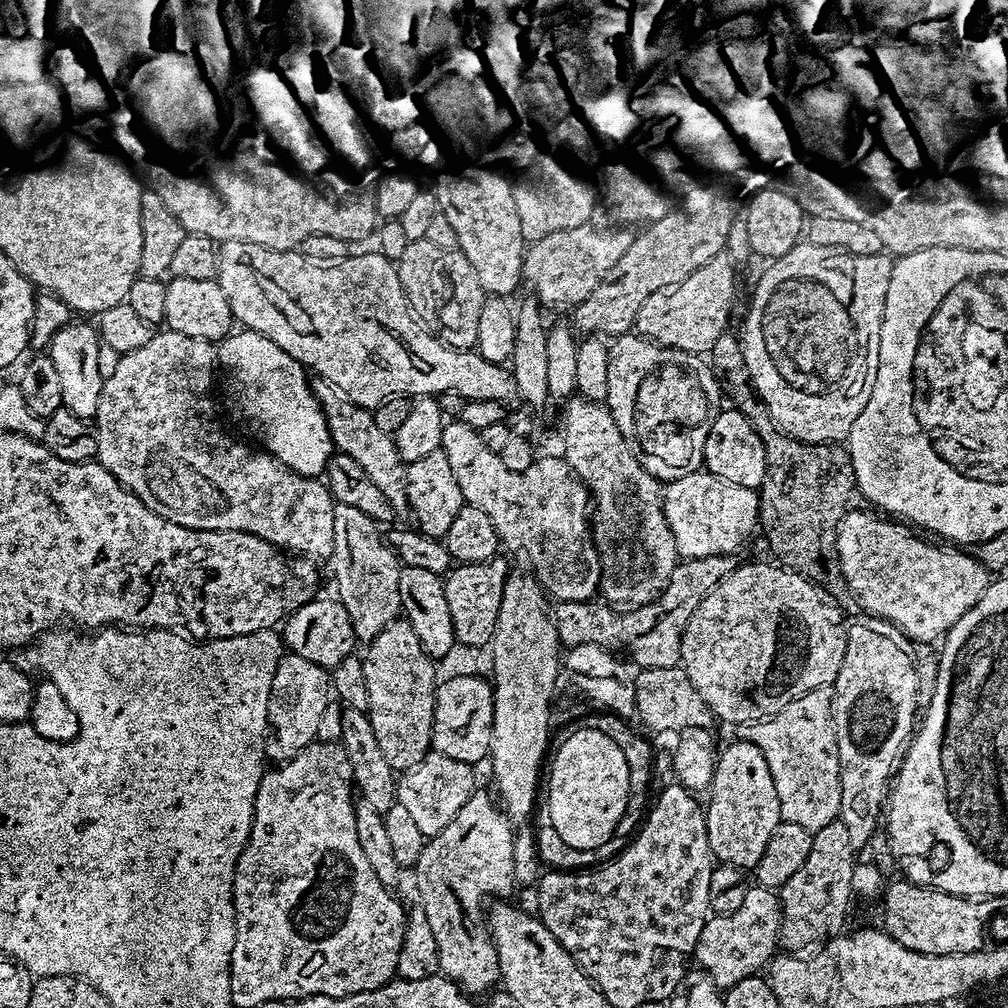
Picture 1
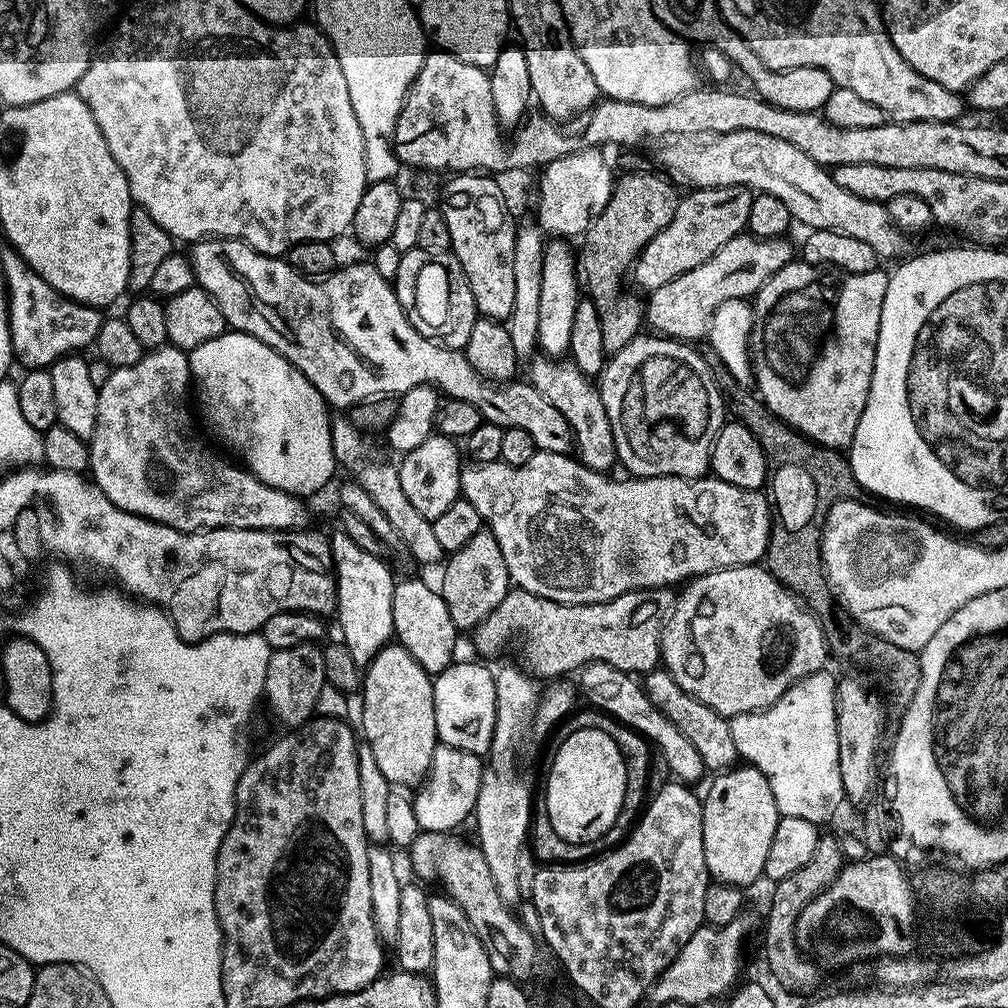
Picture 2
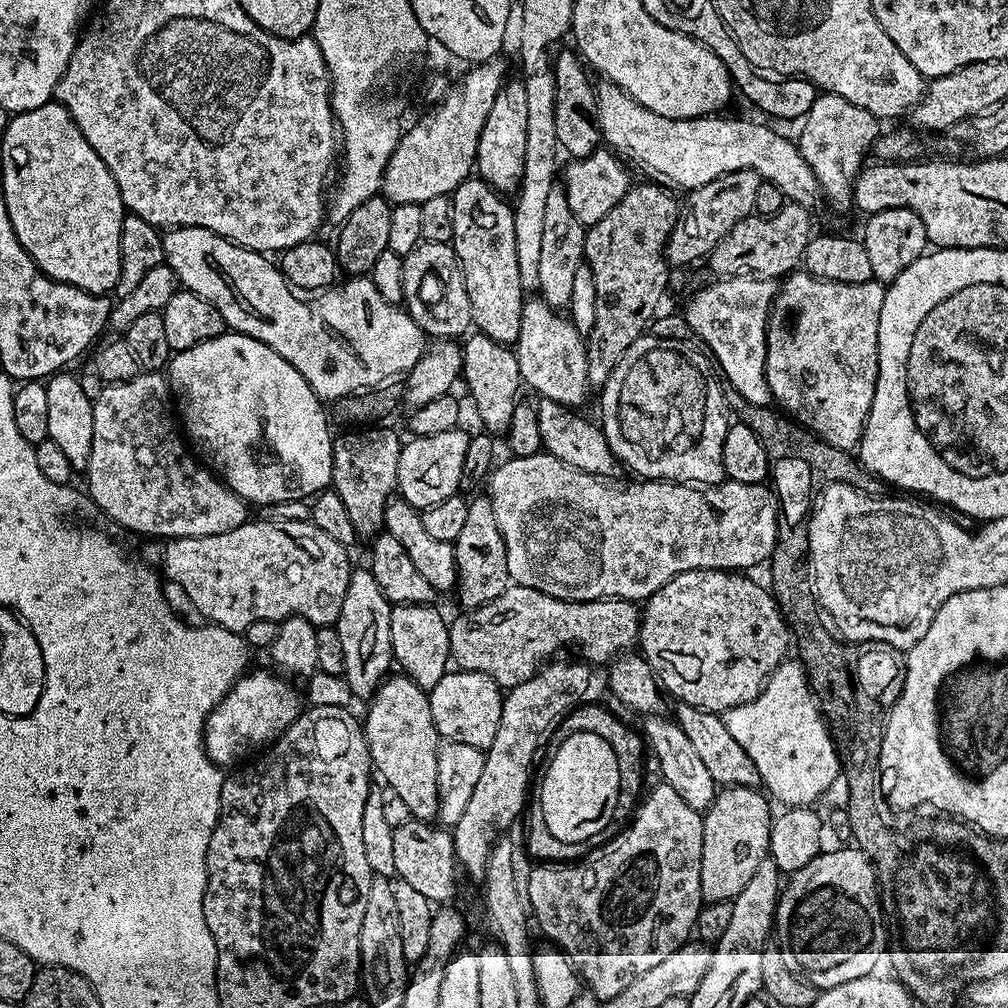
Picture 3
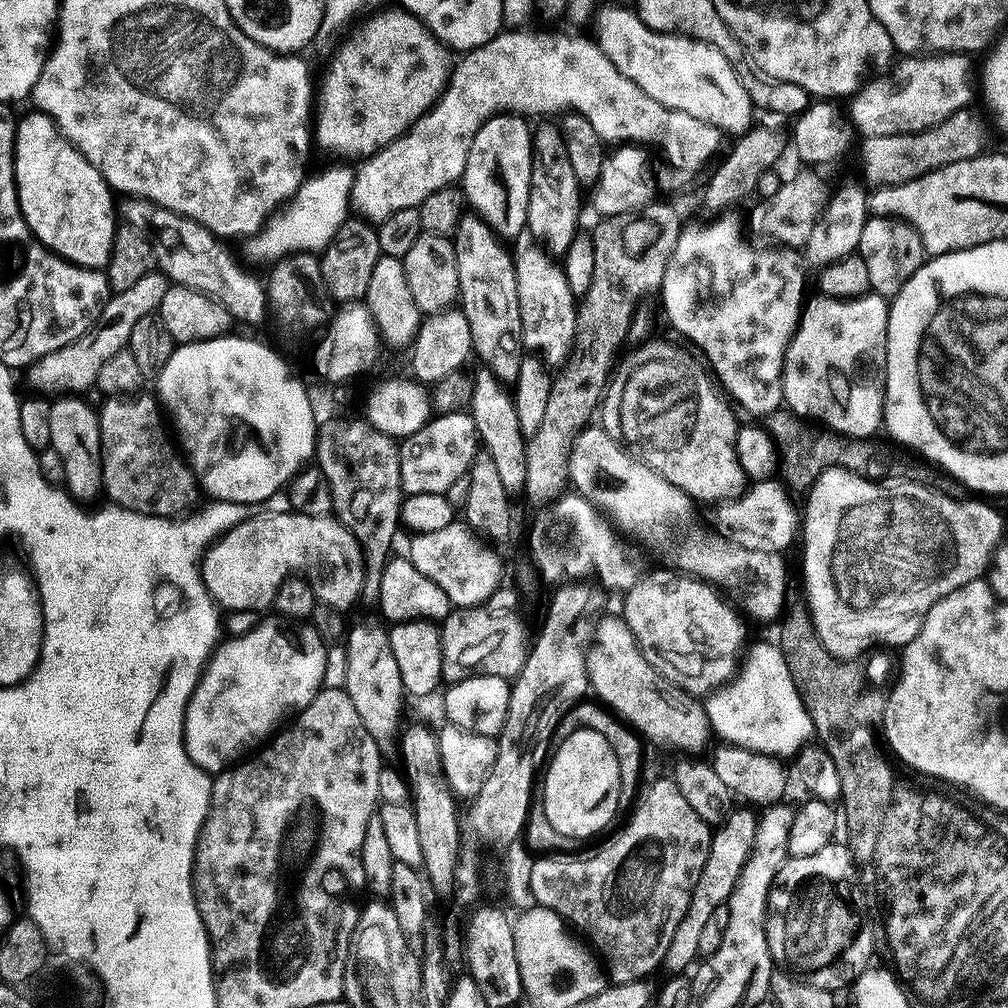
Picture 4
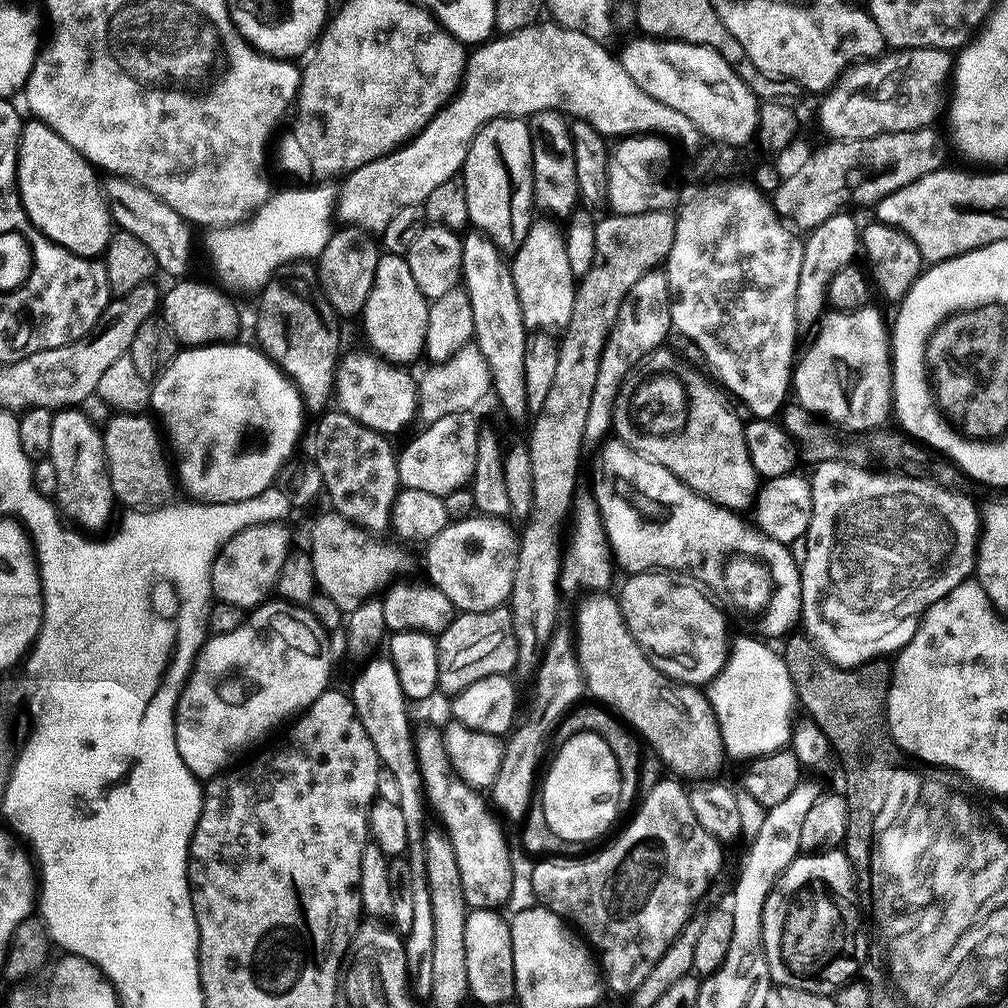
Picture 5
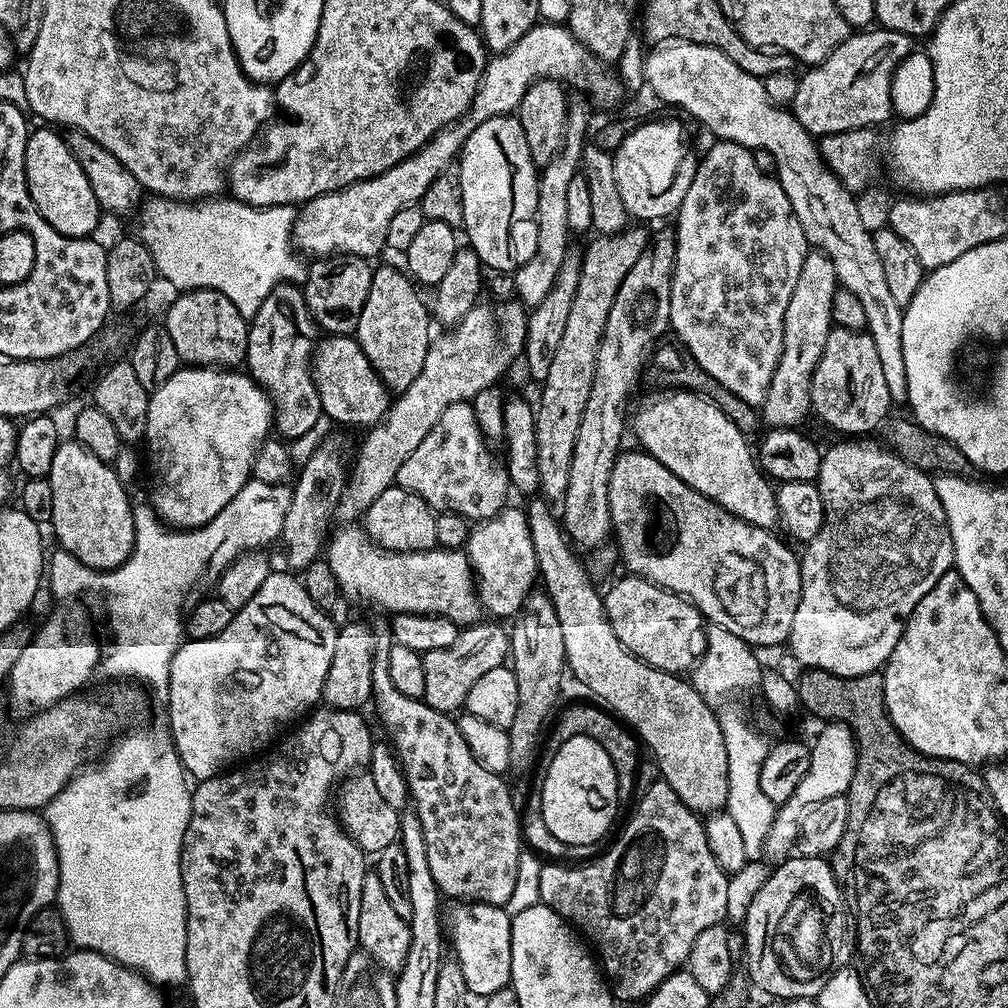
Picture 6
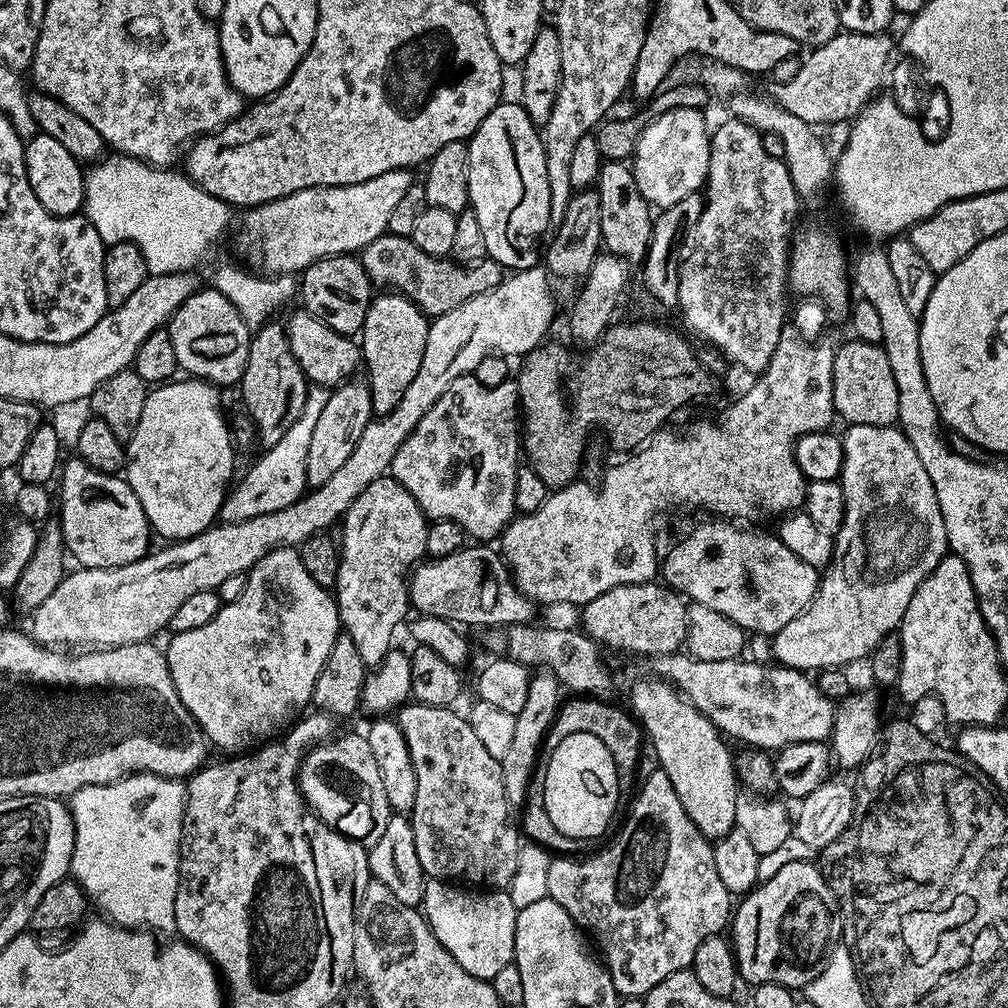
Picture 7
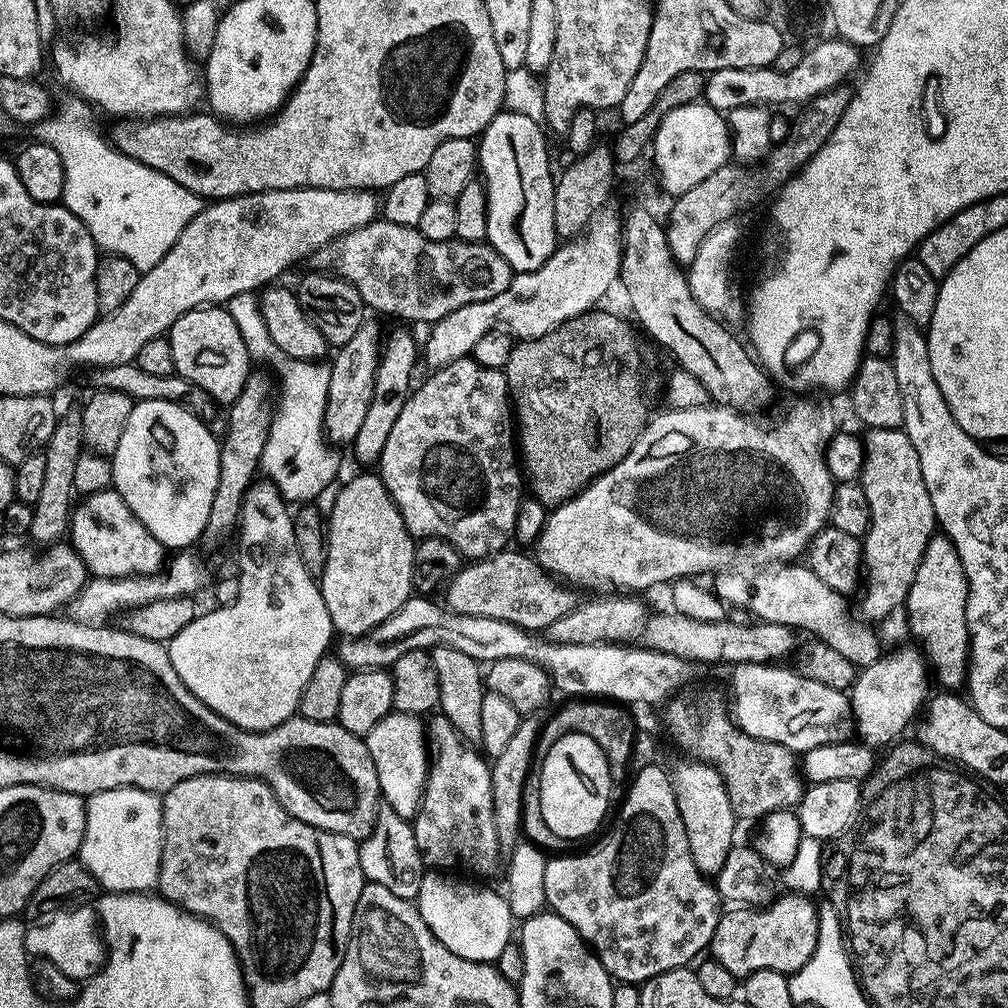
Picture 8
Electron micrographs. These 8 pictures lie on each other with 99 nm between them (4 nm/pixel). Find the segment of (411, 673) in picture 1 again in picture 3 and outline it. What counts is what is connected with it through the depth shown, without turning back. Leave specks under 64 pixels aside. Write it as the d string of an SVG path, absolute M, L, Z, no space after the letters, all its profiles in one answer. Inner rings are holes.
M392 674L384 683L372 693L370 697L372 705L368 708L368 717L363 717L364 737L370 750L373 769L384 779L387 787L398 790L402 802L406 802L406 810L409 817L430 822L432 802L440 800L438 788L438 754L442 737L436 733L434 718L430 714L430 702L428 692L419 688L415 682L406 675Z

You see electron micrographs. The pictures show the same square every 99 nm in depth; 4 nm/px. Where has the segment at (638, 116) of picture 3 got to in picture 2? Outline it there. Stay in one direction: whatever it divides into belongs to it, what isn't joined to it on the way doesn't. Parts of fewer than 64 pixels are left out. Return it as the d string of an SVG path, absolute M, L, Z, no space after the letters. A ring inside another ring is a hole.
M738 130L730 134L698 132L695 136L665 139L659 148L659 167L669 177L681 176L686 183L692 184L688 186L693 189L741 184L757 193L765 192L782 198L793 221L800 223L801 220L805 229L833 228L835 232L870 242L881 261L895 261L905 255L906 234L890 218L887 207L881 201L867 200L852 194L850 190L842 190L842 186L834 182L831 171L825 165L802 154L798 146L782 142L782 138L770 138L770 134L758 134L758 130Z

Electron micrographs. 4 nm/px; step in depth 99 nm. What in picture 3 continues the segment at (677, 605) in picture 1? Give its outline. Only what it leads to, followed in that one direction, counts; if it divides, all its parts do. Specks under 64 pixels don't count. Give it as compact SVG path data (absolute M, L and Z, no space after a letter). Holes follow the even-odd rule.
M512 582L509 583L507 588L502 590L502 594L498 594L498 598L494 598L490 602L486 602L477 608L470 608L461 611L459 614L461 616L458 617L456 621L453 619L448 626L448 637L450 638L450 656L454 661L455 667L466 672L481 672L482 674L486 674L493 682L499 684L501 689L507 690L530 679L535 672L539 672L545 661L547 661L549 658L555 657L557 653L559 653L556 651L558 651L563 644L573 644L574 647L580 648L581 654L579 653L579 655L581 657L588 656L584 658L586 658L589 665L607 665L609 662L615 660L617 656L627 653L629 649L631 649L628 648L631 646L631 644L633 647L633 645L637 643L640 635L640 618L642 612L641 609L630 600L617 600L615 598L605 598L602 600L559 600L550 594L546 594L542 590L534 590L530 586L522 586L521 584Z

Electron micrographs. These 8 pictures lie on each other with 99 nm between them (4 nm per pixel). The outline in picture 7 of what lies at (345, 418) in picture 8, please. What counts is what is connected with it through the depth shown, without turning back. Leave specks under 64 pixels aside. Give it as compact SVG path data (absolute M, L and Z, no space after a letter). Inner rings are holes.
M343 382L329 391L326 406L322 406L322 414L318 422L314 422L314 434L310 434L310 450L306 450L306 478L309 485L319 486L330 481L330 478L344 465L346 458L354 454L354 446L358 446L358 438L362 438L362 430L366 430L366 426L374 418L372 395L367 383L352 383L356 382Z

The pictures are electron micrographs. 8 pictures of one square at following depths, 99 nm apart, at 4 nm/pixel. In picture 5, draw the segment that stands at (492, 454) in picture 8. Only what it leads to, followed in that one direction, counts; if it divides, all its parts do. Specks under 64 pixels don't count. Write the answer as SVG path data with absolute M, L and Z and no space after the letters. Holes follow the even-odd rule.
M471 411L446 414L446 418L438 418L438 422L421 427L421 432L404 449L399 449L399 483L406 488L426 490L426 494L443 497L467 489L476 466L478 423L472 415Z

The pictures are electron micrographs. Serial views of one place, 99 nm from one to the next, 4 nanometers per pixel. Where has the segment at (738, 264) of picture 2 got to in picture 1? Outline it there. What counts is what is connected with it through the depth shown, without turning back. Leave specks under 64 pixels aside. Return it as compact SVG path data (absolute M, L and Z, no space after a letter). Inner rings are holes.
M727 255L715 256L710 262L706 262L706 266L698 266L694 274L687 276L676 287L658 294L650 294L650 298L646 298L646 302L642 302L638 310L635 331L645 340L650 340L653 344L661 344L663 348L677 348L683 352L697 354L711 353L714 342L718 342L720 335L729 327L728 315L732 312L732 299L736 296L736 284L732 281L736 272L728 268L728 263L730 260Z

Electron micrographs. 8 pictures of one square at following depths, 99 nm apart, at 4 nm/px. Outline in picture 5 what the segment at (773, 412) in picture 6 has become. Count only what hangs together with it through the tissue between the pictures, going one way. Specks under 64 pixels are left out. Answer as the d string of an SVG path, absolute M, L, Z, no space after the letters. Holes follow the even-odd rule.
M837 214L826 222L811 229L804 240L802 254L802 271L798 274L798 294L796 295L796 319L819 321L825 315L828 302L830 278L838 274L838 270L849 267L852 254L858 250L858 224L848 216Z

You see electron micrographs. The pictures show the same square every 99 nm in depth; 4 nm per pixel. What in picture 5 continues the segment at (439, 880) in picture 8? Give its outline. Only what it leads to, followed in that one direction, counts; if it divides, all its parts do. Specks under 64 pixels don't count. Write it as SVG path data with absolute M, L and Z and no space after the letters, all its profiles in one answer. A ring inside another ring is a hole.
M478 908L471 909L468 914L467 922L466 922L466 958L467 958L467 980L468 980L468 989L471 997L475 1000L475 998L482 1004L486 1006L492 1006L494 1004L500 1004L506 1001L508 998L512 998L515 995L515 970L513 968L513 948L511 946L511 930L509 921L505 918L505 920L500 916L502 915L499 911L495 909L489 908Z

